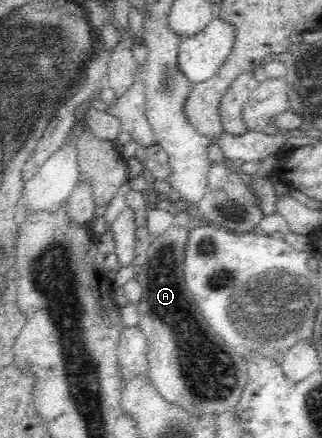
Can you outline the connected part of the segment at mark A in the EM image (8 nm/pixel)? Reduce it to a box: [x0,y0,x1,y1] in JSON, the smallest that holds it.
[135,225,248,418]

